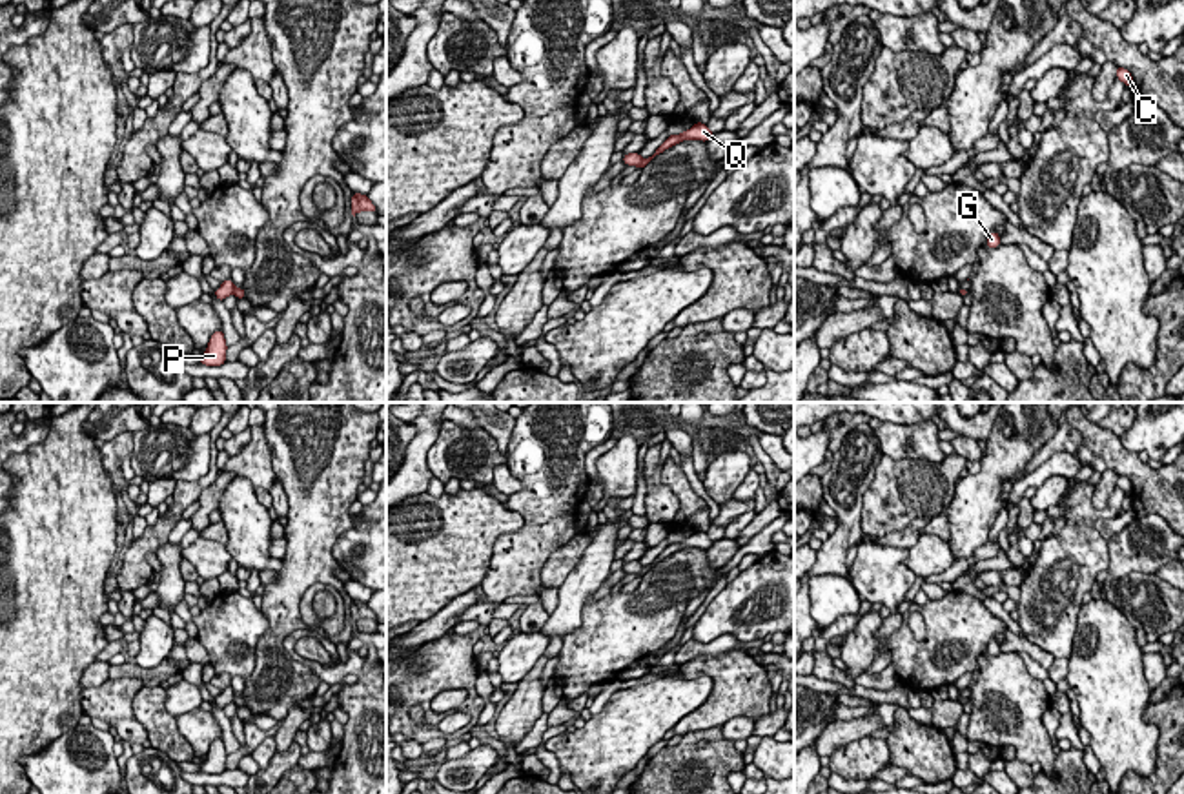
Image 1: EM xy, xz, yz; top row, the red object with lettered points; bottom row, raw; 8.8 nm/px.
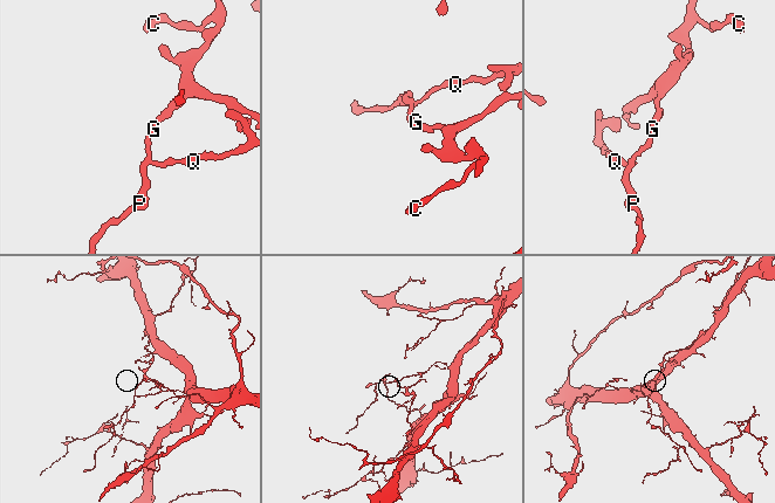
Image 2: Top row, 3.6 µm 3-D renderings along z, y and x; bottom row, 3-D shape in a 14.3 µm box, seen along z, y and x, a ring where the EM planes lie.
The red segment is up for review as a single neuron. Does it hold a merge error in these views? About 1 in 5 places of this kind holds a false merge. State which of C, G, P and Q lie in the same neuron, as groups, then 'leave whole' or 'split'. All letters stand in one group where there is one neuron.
C G P / Q; split

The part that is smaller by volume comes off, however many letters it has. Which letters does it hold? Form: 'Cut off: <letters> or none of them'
Cut off: C, G, P

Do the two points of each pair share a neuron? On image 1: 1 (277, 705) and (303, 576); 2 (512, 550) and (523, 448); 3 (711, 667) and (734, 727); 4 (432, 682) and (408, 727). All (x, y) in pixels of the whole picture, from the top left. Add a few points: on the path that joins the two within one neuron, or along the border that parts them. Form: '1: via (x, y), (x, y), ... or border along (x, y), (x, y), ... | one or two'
1: via (274, 672), (274, 636), (283, 620), (283, 609) | one
2: via (536, 525), (536, 474) | one
3: border along (755, 720), (733, 716), (722, 725) | two
4: via (421, 691), (405, 707), (405, 716) | one

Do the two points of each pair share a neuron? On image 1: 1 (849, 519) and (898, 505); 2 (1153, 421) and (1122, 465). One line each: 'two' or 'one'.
1: two
2: two

